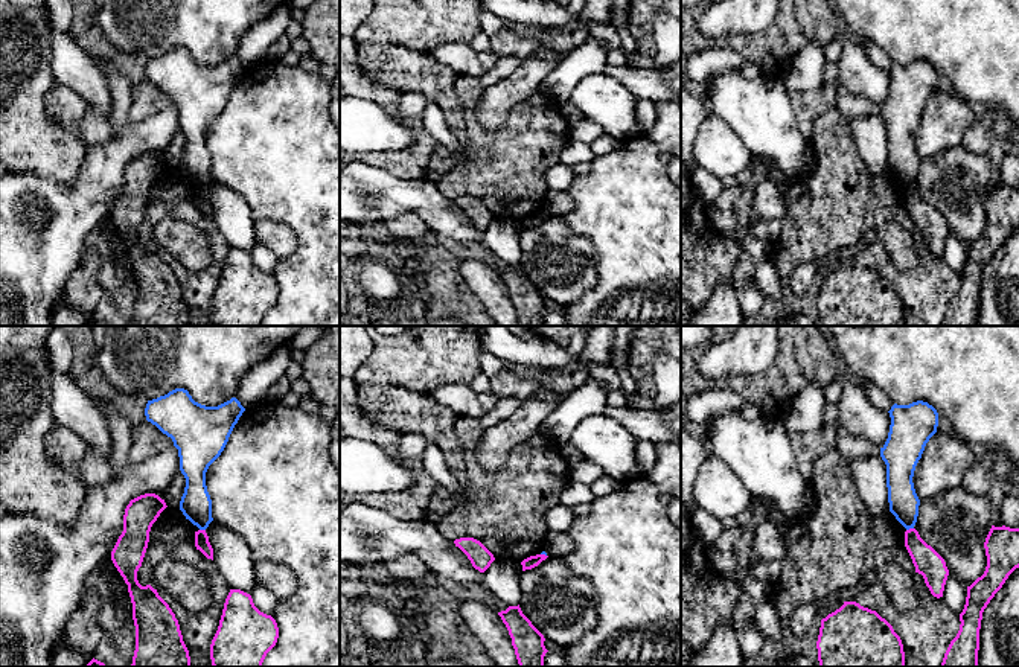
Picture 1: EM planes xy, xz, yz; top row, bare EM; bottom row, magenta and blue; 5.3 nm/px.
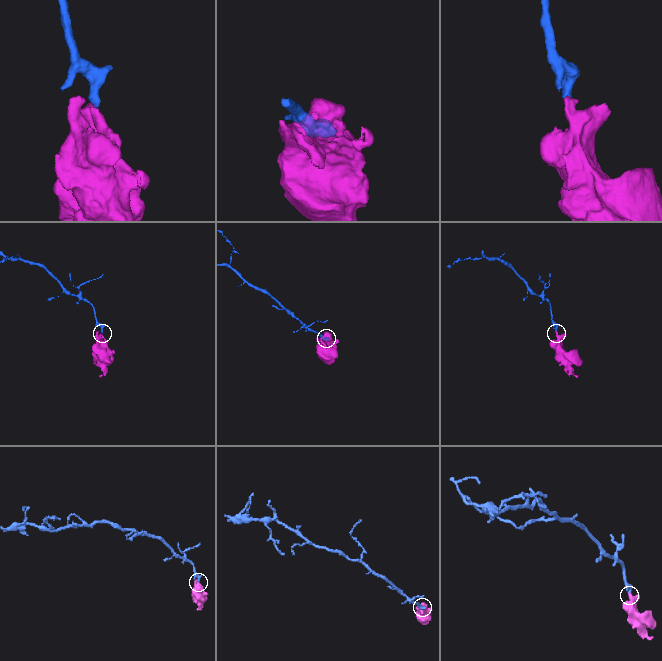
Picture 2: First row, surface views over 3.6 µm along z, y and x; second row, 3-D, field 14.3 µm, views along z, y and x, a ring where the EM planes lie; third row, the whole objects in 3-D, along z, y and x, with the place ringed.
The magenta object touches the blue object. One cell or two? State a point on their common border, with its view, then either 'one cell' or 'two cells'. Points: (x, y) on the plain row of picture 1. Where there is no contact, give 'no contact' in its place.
yz (910, 188) | two cells

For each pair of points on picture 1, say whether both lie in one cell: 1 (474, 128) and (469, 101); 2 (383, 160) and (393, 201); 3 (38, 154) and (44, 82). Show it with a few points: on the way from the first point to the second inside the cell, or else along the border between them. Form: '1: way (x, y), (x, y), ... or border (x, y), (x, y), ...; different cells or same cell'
1: way (471, 122), (469, 107); same cell
2: border (355, 160), (384, 168), (399, 177), (421, 178); different cells
3: way (37, 136), (37, 101); same cell

